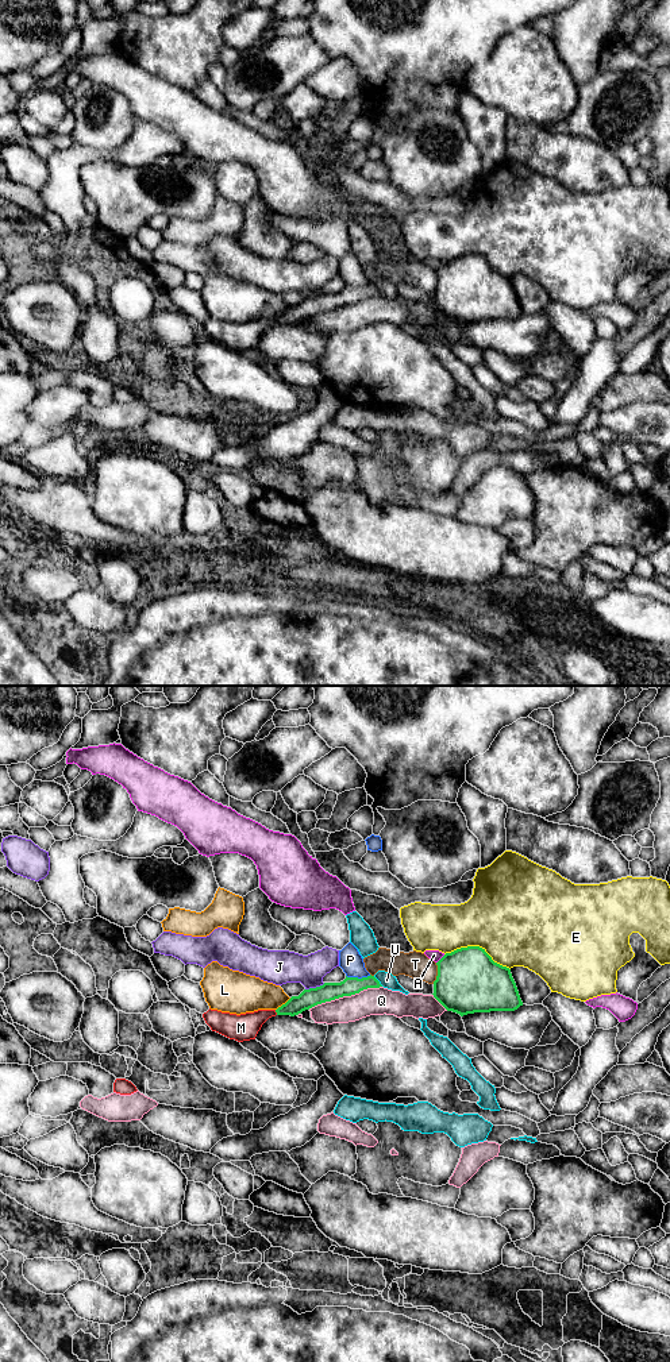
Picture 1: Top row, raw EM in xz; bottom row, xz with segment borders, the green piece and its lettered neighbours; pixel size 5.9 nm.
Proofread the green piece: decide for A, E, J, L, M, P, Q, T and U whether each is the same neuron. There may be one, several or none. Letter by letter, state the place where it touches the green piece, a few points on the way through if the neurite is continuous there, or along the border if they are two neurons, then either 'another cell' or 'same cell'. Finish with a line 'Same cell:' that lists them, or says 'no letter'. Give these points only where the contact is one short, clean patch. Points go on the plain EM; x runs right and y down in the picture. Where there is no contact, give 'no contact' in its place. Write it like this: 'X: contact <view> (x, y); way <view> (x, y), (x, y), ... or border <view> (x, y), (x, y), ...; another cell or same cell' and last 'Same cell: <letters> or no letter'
A: contact xz (441, 267); another cell
E: contact xz (477, 255); another cell
J: contact xz (316, 296); another cell
L: contact xz (282, 313); another cell
M: contact xz (276, 320); way xz (310, 307), (292, 316), (276, 320), (264, 323), (241, 336); same cell
P: contact xz (357, 286); border xz (370, 284), (361, 286), (346, 285); another cell
Q: contact xz (345, 304); another cell
T: contact xz (438, 282); another cell
U: contact xz (378, 290); another cell
Same cell: M

